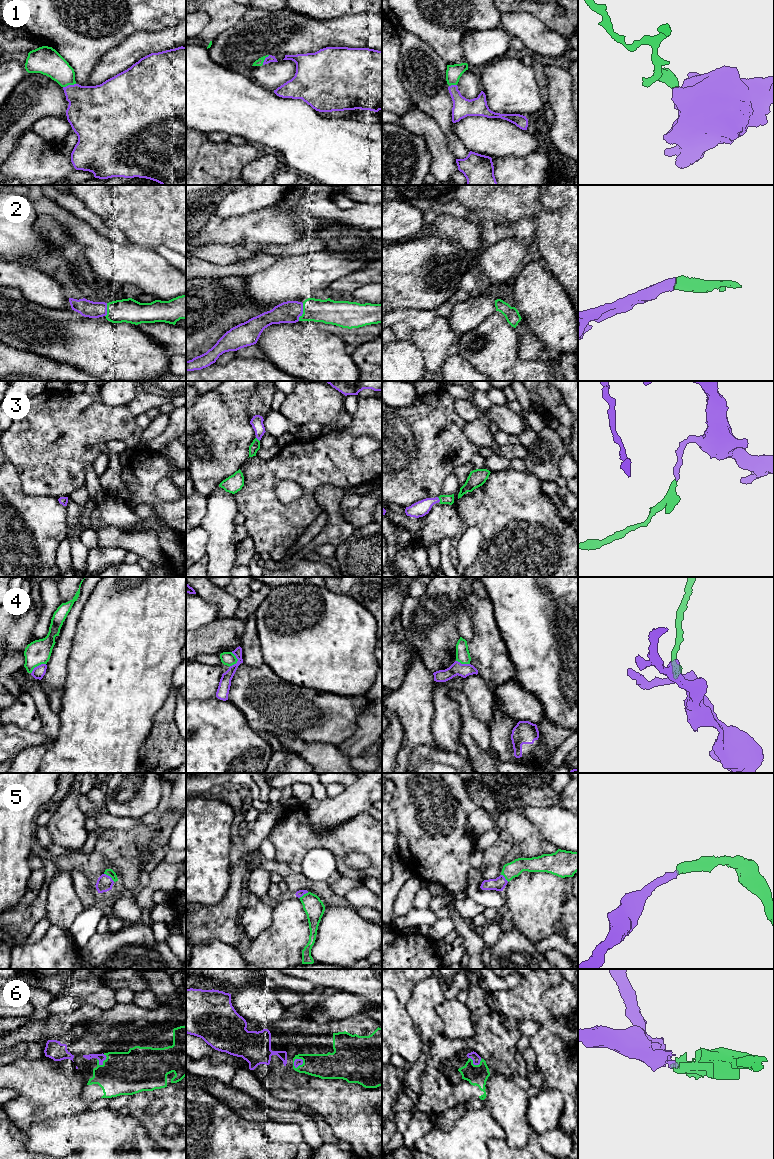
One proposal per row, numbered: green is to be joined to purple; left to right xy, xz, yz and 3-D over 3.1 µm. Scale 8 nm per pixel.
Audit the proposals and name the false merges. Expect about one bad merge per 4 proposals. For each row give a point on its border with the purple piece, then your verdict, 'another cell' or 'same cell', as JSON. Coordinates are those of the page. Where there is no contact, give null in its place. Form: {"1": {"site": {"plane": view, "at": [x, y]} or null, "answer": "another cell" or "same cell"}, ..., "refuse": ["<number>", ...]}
{"1": {"site": {"plane": "xy", "at": [69, 85]}, "answer": "same cell"}, "2": {"site": {"plane": "xz", "at": [302, 312]}, "answer": "same cell"}, "3": {"site": {"plane": "yz", "at": [439, 500]}, "answer": "same cell"}, "4": {"site": {"plane": "xz", "at": [237, 661]}, "answer": "another cell"}, "5": {"site": {"plane": "xy", "at": [109, 876]}, "answer": "same cell"}, "6": {"site": {"plane": "xz", "at": [301, 1064]}, "answer": "same cell"}, "refuse": ["4"]}

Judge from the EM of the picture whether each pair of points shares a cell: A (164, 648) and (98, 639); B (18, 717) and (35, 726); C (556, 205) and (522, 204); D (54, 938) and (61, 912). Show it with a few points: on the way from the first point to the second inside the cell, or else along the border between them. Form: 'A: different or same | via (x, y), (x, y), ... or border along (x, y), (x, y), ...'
A: same | via (148, 648), (133, 645), (126, 639), (114, 639)
B: same | via (22, 717), (26, 717), (31, 722)
C: different | border along (542, 195), (543, 210), (538, 215)
D: different | border along (51, 924), (67, 930)

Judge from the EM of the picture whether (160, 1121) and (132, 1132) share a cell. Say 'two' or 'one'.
two

